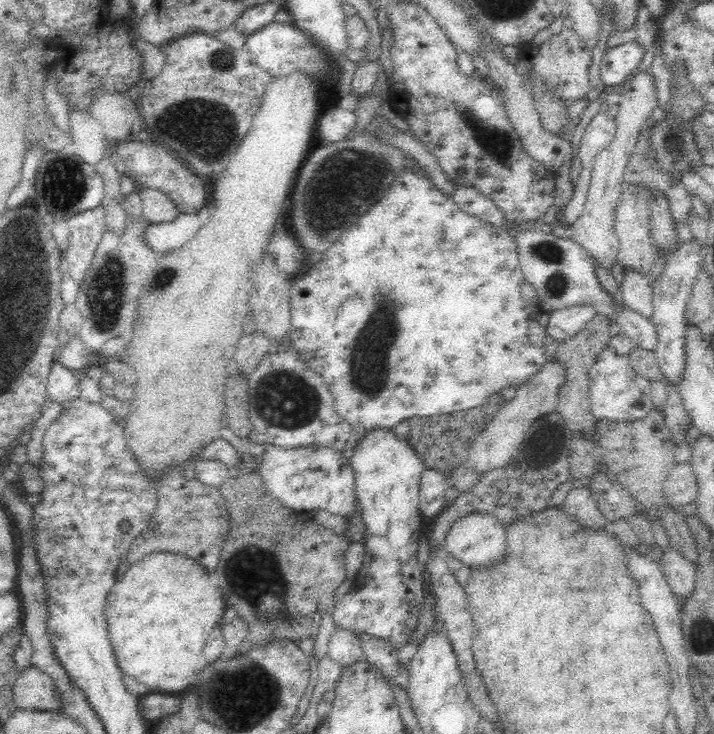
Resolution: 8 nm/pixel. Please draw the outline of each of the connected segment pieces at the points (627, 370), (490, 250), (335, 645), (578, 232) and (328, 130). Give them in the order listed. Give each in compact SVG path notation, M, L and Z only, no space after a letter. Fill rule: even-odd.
M606 348L589 367L589 403L597 421L643 420L653 406L651 381L630 366L628 356L622 356L613 349Z
M413 166L410 168L404 168L400 174L395 177L394 182L392 182L389 187L389 194L386 198L380 199L380 202L372 205L372 208L360 217L358 224L350 226L348 230L344 230L342 234L337 238L335 243L327 248L323 254L322 258L315 264L312 264L310 270L298 278L296 282L292 283L292 288L290 292L290 313L291 313L291 332L290 332L290 344L299 354L300 358L307 363L307 366L316 374L323 378L324 383L328 385L330 392L333 394L334 409L337 414L348 422L352 426L357 426L363 432L368 430L374 430L376 428L392 428L398 425L404 420L413 417L436 417L438 415L449 414L450 412L458 412L458 410L468 410L470 408L474 409L474 406L480 406L484 402L488 402L490 398L499 398L500 392L503 388L513 386L518 388L522 383L525 383L528 378L535 375L548 361L549 351L544 349L542 346L542 340L547 336L545 333L545 327L538 324L538 320L535 319L536 315L542 312L541 301L536 293L536 290L529 284L522 273L522 269L519 267L519 248L517 244L518 240L514 235L510 235L508 231L504 231L502 227L496 227L489 222L481 221L479 218L466 214L462 212L457 207L457 204L445 196L443 192L440 192L434 183L429 179L428 175L424 170L415 170Z
M336 626L329 636L327 654L342 667L364 660L359 637L350 630Z
M647 70L638 72L630 82L622 86L617 104L618 112L613 118L616 127L614 140L593 158L593 170L589 191L584 201L584 210L569 227L554 225L553 228L554 236L569 238L577 242L588 251L593 260L607 270L614 268L614 264L617 263L618 250L621 247L615 233L615 213L618 212L619 198L624 193L621 187L625 182L623 172L636 148L640 130L643 129L646 120L651 118L652 112L658 108L655 85L653 75Z
M341 109L328 110L320 120L318 120L319 139L329 143L346 140L346 136L354 130L356 126L356 115L354 111Z

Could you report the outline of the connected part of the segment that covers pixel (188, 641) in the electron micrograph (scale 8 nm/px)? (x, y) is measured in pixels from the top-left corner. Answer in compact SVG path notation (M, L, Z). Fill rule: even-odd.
M156 552L144 556L142 560L135 562L131 565L125 565L119 572L118 579L115 581L114 586L107 594L105 602L106 622L109 641L111 642L113 653L115 654L118 666L124 675L134 676L134 678L148 687L149 692L156 693L170 693L180 692L180 690L189 690L196 682L196 672L200 672L206 664L206 657L203 656L202 648L204 648L206 638L210 634L212 628L216 624L220 624L222 615L227 608L225 599L221 590L214 584L208 582L208 574L204 572L204 568L200 564L196 564L196 560L187 558L182 554L175 554L172 552Z

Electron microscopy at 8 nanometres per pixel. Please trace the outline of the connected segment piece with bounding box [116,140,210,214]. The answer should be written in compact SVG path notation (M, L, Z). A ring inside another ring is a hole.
M153 140L117 141L118 155L125 167L125 176L129 176L145 187L163 192L182 213L194 214L202 210L209 202L210 196L206 192L208 180L196 176L182 165L182 160L170 149L157 144Z

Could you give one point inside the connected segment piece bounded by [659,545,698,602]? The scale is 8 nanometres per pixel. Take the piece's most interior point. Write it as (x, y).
(680, 573)

